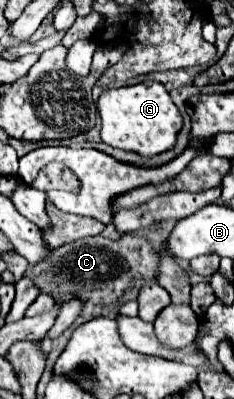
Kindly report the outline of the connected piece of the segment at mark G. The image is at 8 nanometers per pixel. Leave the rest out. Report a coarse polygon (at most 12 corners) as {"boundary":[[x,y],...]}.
{"boundary":[[159,81],[105,89],[101,139],[145,157],[183,125]]}

